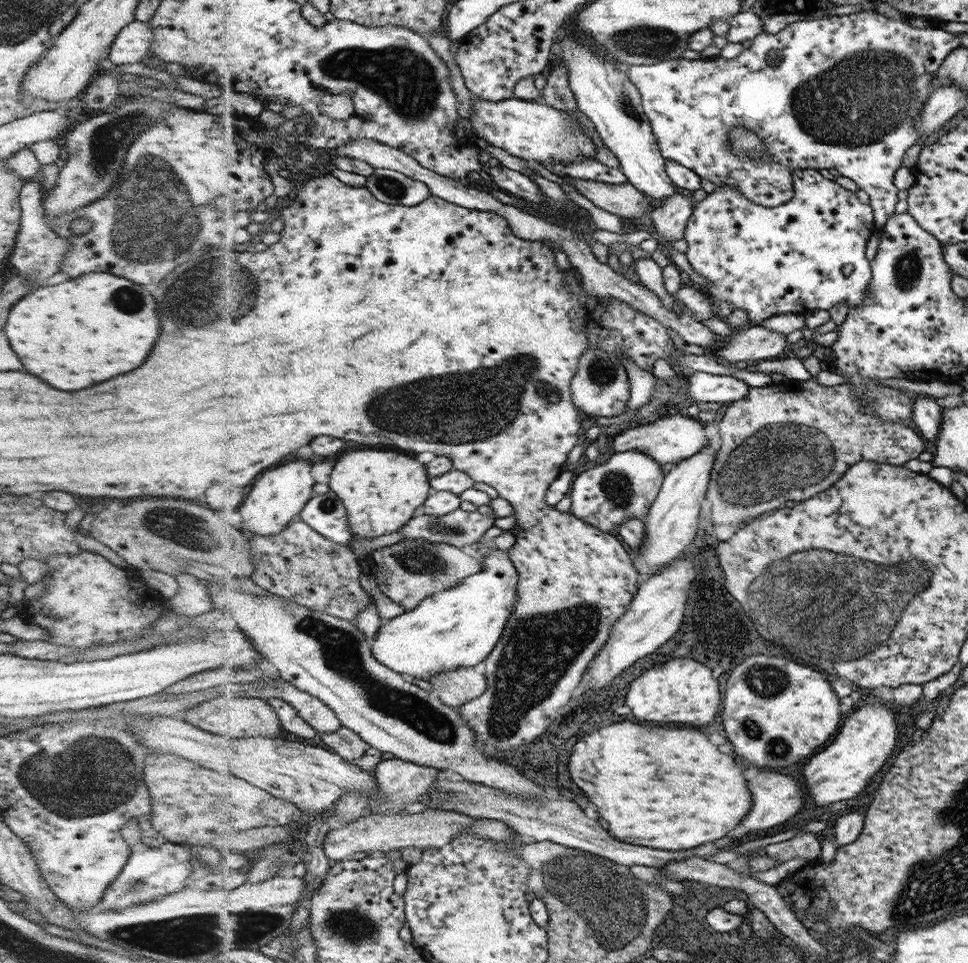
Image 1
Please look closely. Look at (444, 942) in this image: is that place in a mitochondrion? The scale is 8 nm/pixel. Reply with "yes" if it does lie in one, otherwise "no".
no

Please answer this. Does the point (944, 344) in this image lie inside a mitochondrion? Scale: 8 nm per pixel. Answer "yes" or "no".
no

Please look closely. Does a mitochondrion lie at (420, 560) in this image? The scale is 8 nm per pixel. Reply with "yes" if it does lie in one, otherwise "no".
yes

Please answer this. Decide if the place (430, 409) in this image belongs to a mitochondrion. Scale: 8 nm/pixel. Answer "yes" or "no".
yes

